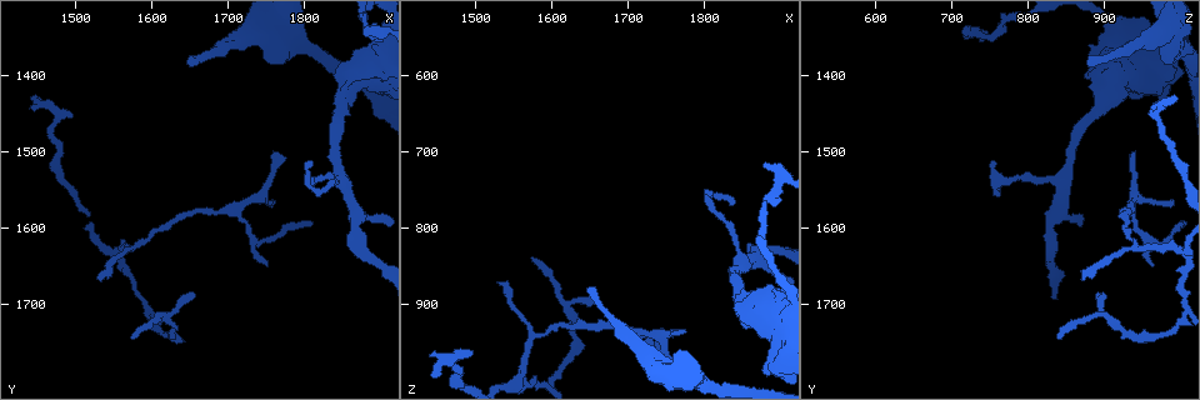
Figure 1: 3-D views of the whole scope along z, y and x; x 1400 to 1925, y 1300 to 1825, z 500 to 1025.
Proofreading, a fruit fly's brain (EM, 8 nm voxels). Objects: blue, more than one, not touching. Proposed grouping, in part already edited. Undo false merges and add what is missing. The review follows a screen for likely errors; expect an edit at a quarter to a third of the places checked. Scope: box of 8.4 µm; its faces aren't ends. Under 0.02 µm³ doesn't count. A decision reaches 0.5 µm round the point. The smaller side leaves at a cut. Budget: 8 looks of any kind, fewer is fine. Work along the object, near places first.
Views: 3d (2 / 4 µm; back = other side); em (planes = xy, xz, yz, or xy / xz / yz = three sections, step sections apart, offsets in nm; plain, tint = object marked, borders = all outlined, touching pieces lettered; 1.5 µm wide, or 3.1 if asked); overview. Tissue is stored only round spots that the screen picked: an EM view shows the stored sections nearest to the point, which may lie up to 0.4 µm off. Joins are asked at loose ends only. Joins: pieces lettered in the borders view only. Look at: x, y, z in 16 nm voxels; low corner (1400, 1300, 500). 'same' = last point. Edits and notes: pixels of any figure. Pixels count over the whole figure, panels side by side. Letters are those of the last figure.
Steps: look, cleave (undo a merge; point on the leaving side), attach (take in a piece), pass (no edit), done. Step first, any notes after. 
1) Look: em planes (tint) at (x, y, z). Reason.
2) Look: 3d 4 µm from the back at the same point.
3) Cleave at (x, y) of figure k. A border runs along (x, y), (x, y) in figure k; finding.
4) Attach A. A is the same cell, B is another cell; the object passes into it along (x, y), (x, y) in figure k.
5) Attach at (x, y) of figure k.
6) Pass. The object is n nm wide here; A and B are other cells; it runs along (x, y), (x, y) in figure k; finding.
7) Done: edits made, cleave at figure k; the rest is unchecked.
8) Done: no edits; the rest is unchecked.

Look: em xz step 8 (borders) at (1885, 1400, 870). Stops while still wide.

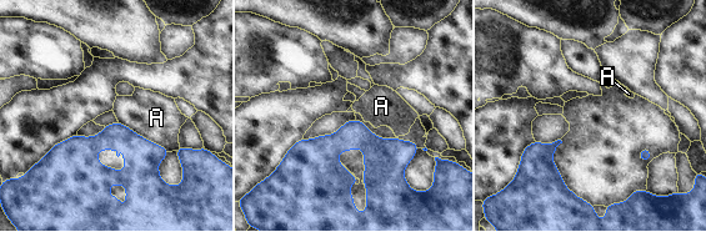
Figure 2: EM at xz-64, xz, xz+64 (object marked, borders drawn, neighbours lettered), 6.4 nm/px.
Pass. A is another cell; no lettered piece goes on from it.

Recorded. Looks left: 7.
Look: em xz step 4 (tint) at (1755, 1645, 960). Thin end.

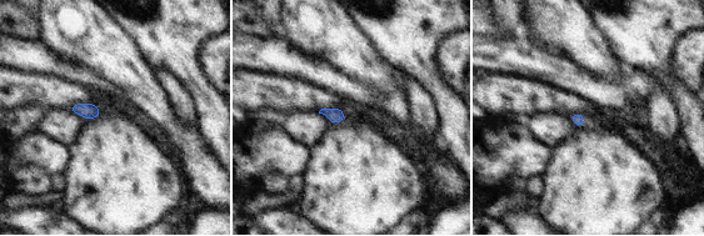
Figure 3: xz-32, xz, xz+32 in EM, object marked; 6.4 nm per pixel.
Look: em xz step 4 (borders) at the same point.

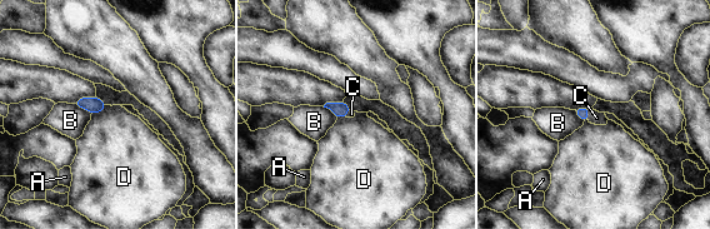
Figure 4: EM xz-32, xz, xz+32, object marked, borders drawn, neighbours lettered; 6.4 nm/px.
Attach C. C is the same cell, A, B and D are other cells; the object passes into it along (583, 113), (588, 115), (596, 118) in figure 4; the neuron continues.

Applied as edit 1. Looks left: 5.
Look: 3d 2 µm at (1645, 1385, 880). End of a long branch.

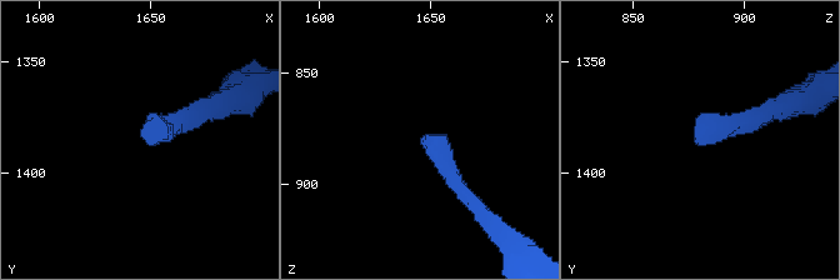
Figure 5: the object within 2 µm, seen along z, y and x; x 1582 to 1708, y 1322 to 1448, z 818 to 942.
Look: em planes (borders) at (1647, 1383, 876). Need the tissue.

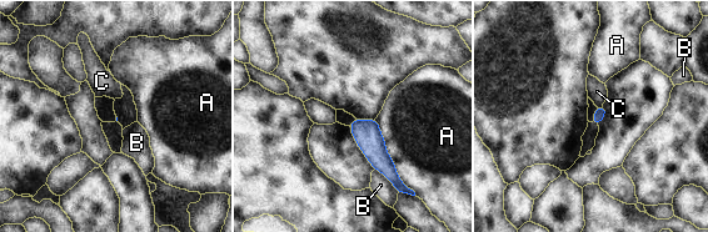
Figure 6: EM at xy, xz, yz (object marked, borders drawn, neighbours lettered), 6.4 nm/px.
Pass. A, B and C are other cells; a border runs along (374, 169), (397, 190) in figure 6; no lettered piece goes on from it.

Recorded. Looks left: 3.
Done: edits made, attach at figure 4; the rest is unchecked.

